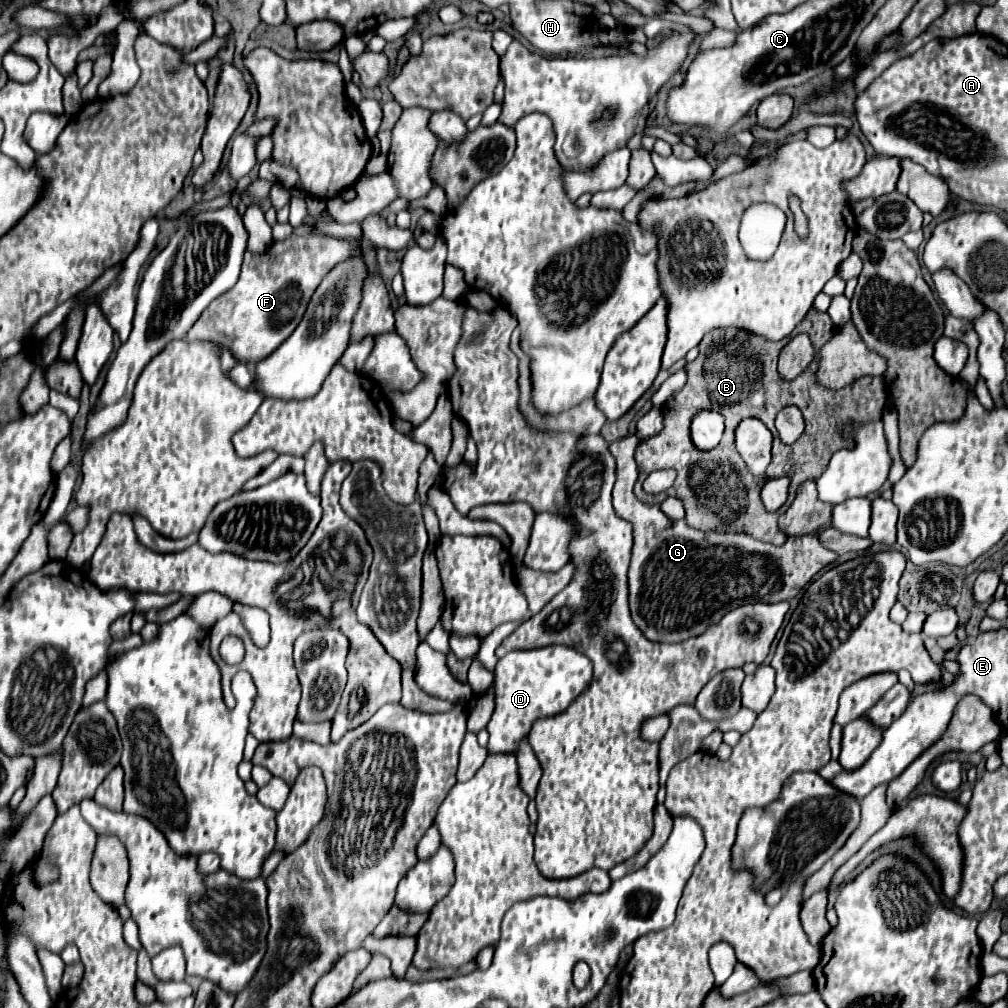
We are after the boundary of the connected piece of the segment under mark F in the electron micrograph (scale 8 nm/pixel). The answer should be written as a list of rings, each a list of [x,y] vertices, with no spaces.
[[[298,235],[276,241],[266,253],[260,255],[246,251],[238,283],[206,307],[206,311],[188,331],[188,339],[220,343],[232,351],[238,363],[254,365],[266,359],[266,355],[278,349],[282,341],[292,335],[324,275],[328,275],[336,263],[362,257],[364,251],[348,241]]]

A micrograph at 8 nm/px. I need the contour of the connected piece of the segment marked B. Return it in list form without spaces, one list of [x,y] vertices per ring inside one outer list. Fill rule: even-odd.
[[[718,329],[718,331],[710,331],[702,341],[700,341],[700,355],[696,361],[686,363],[686,371],[688,371],[688,383],[684,385],[684,389],[680,393],[676,393],[672,399],[668,399],[668,403],[664,407],[664,429],[650,437],[640,441],[640,445],[636,447],[636,463],[638,463],[638,481],[634,487],[636,497],[642,503],[648,505],[656,505],[656,497],[650,497],[642,491],[642,483],[644,479],[656,471],[656,469],[676,469],[678,471],[678,499],[682,499],[684,509],[686,509],[686,523],[694,529],[700,531],[714,531],[714,529],[726,529],[728,523],[734,521],[734,533],[748,533],[760,541],[768,541],[772,545],[782,545],[786,541],[786,535],[778,529],[778,517],[786,511],[786,509],[778,509],[774,513],[768,513],[760,501],[760,483],[748,473],[742,457],[736,453],[734,447],[734,429],[736,425],[744,419],[744,417],[758,417],[760,421],[764,421],[764,425],[772,431],[774,435],[774,447],[772,447],[772,463],[768,465],[768,477],[790,477],[790,493],[788,493],[788,501],[786,505],[792,503],[794,493],[798,489],[800,483],[808,481],[808,479],[818,479],[822,475],[822,471],[826,469],[830,457],[832,457],[832,447],[830,447],[830,437],[826,435],[826,431],[822,431],[820,427],[824,427],[822,423],[840,423],[840,425],[850,425],[850,427],[858,427],[860,423],[870,423],[870,421],[878,421],[882,419],[882,409],[886,405],[886,387],[884,387],[884,379],[880,381],[880,377],[862,377],[858,381],[854,381],[852,385],[840,389],[840,391],[828,391],[820,385],[816,385],[814,381],[814,369],[808,369],[804,375],[792,379],[792,381],[784,381],[778,371],[776,371],[776,363],[778,363],[778,353],[780,349],[788,343],[790,337],[780,339],[780,341],[766,341],[758,335],[750,335],[742,329]],[[788,405],[796,405],[806,421],[806,431],[802,433],[802,437],[794,443],[794,445],[784,445],[780,441],[780,437],[776,435],[776,427],[774,427],[774,419],[776,413],[782,411]],[[710,409],[710,411],[718,411],[724,415],[726,419],[726,431],[724,437],[720,441],[720,445],[712,451],[700,451],[694,447],[692,439],[690,439],[690,425],[696,413]]]

